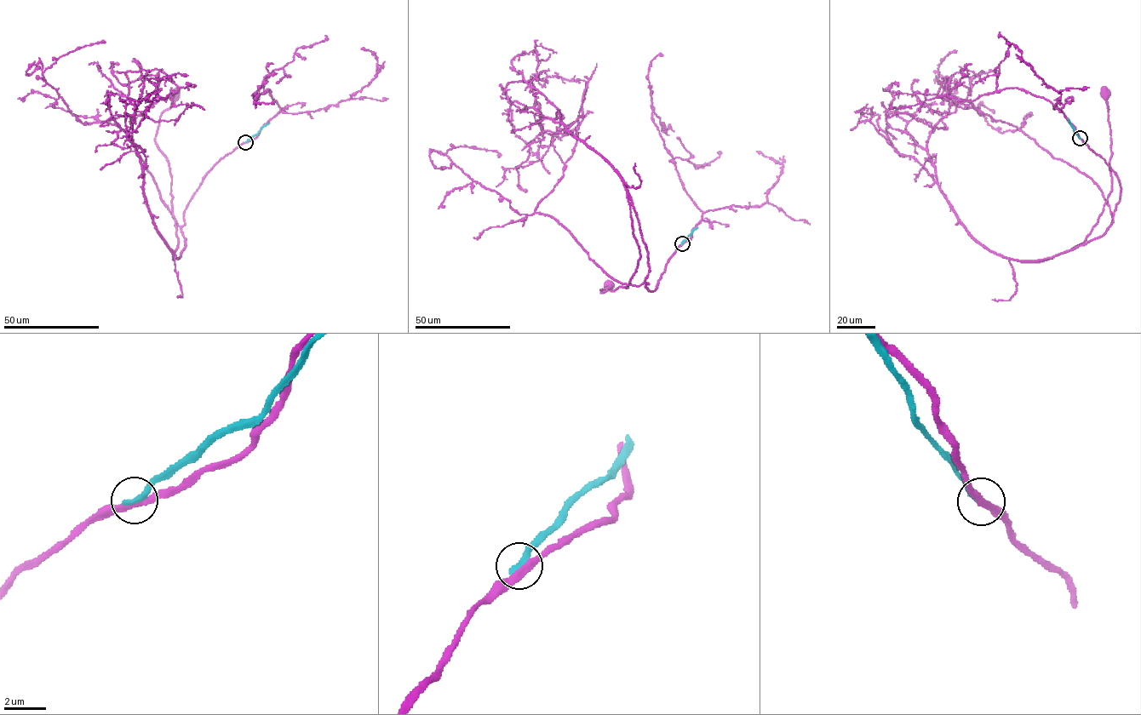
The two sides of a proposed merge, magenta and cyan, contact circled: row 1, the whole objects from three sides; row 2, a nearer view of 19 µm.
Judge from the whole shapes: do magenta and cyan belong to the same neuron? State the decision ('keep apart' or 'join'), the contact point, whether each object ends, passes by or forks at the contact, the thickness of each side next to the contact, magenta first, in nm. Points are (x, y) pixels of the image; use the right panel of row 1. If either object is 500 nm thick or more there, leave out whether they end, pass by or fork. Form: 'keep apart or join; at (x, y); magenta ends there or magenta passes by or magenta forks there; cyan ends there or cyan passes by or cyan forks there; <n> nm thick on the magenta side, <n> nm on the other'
keep apart; at (1080, 138); magenta passes by; cyan ends there; 280 nm thick on the magenta side, 340 nm on the other

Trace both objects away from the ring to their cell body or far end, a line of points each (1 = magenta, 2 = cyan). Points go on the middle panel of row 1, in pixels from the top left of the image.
1: (682, 243), (654, 290), (649, 290), (647, 248), (627, 192), (639, 257), (627, 287), (600, 292), (610, 282)
2: (682, 243), (697, 228)

